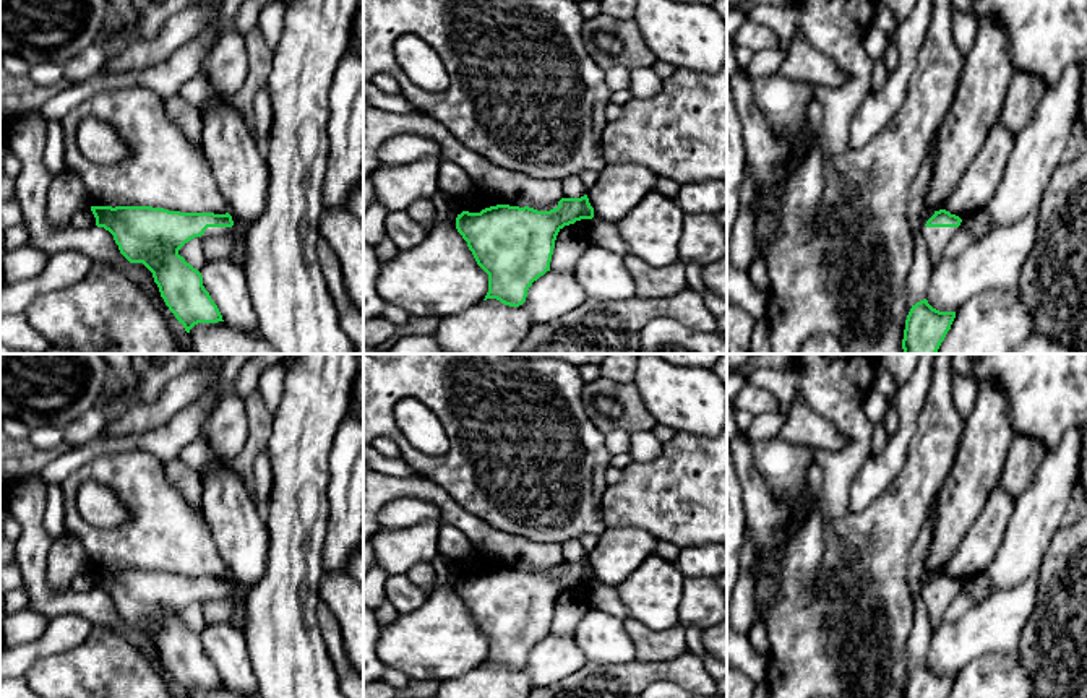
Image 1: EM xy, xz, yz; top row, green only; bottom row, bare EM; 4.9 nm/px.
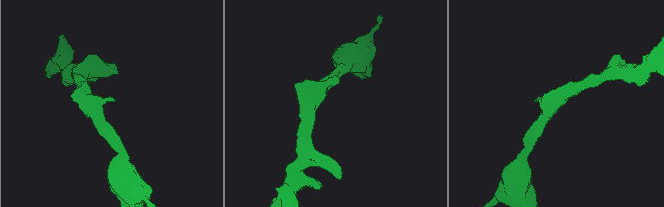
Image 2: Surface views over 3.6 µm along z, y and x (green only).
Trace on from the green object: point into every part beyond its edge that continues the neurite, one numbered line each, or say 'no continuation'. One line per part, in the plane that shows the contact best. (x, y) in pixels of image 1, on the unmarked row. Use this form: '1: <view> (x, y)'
1: yz (936, 603)

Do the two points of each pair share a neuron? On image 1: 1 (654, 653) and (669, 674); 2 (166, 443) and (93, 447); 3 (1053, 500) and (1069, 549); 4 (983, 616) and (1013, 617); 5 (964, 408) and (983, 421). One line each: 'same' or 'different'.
1: different
2: same
3: different
4: same
5: different

